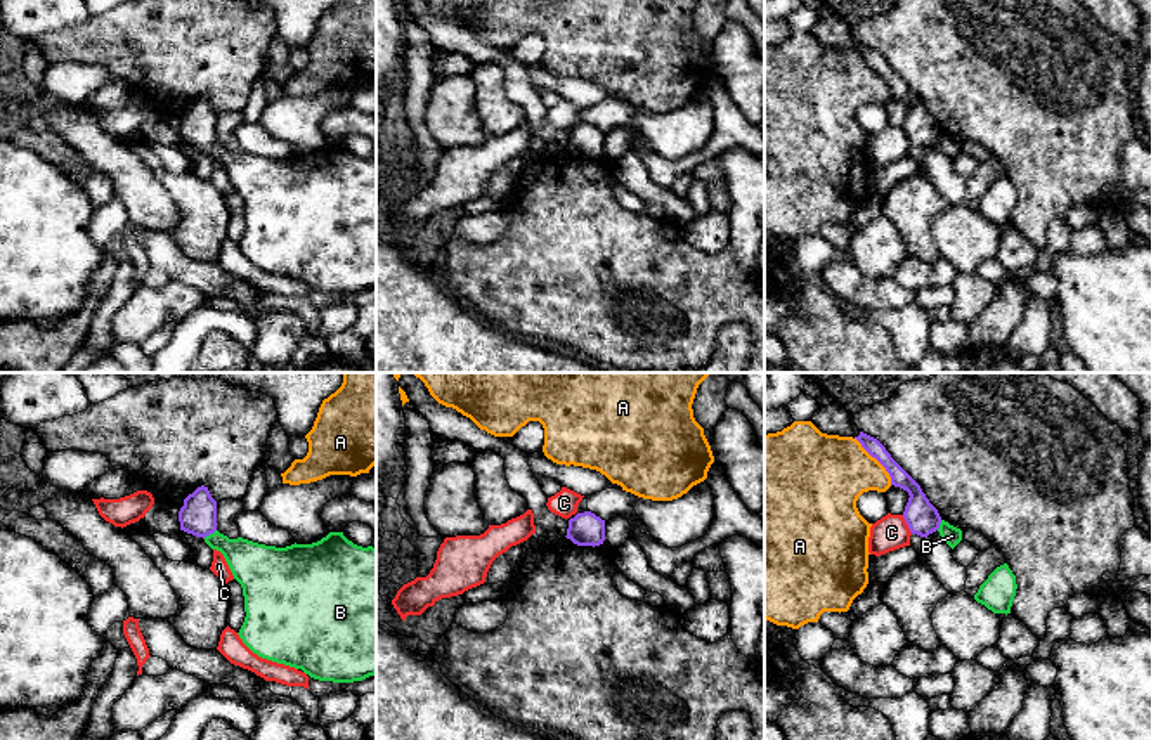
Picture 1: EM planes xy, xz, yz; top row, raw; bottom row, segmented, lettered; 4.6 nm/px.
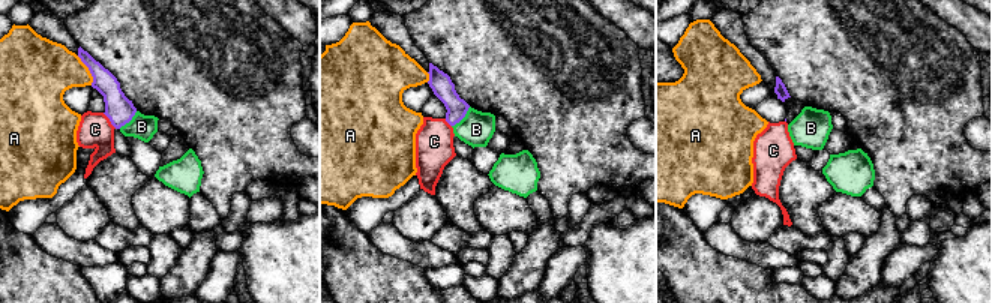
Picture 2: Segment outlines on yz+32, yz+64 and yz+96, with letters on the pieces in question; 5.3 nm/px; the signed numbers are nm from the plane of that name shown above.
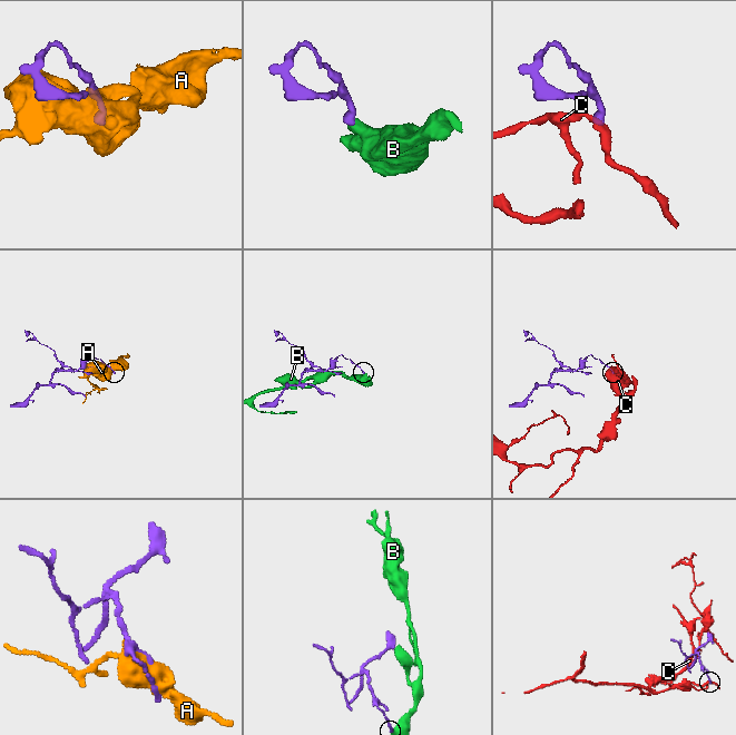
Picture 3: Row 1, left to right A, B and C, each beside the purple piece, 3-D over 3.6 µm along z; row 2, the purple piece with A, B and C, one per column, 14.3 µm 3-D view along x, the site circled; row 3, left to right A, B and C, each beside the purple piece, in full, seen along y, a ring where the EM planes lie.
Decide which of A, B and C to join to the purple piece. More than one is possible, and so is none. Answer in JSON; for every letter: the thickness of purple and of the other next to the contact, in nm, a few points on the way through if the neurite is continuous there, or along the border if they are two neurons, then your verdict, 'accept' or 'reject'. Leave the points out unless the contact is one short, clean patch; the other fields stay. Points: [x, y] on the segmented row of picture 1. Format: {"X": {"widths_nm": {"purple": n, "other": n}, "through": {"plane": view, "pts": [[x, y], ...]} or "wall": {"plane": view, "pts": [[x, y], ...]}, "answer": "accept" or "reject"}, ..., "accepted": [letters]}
{"A": {"widths_nm": {"purple": 80, "other": 360}, "answer": "reject"}, "B": {"widths_nm": {"purple": 170, "other": 200}, "wall": {"plane": "xy", "pts": [[215, 529], [203, 538]]}, "answer": "reject"}, "C": {"widths_nm": {"purple": 160, "other": 160}, "wall": {"plane": "yz", "pts": [[902, 515], [912, 532]]}, "answer": "reject"}, "accepted": []}

